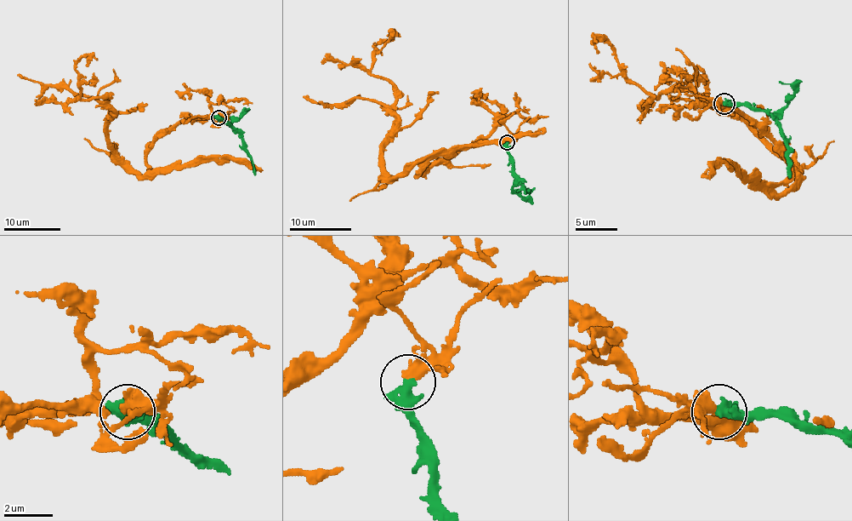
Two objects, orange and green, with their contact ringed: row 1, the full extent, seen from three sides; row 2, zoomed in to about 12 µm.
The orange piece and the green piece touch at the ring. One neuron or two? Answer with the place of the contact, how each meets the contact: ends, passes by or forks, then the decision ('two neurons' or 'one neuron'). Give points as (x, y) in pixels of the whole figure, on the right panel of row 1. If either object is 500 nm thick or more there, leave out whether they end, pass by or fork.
(724, 104) | one neuron

